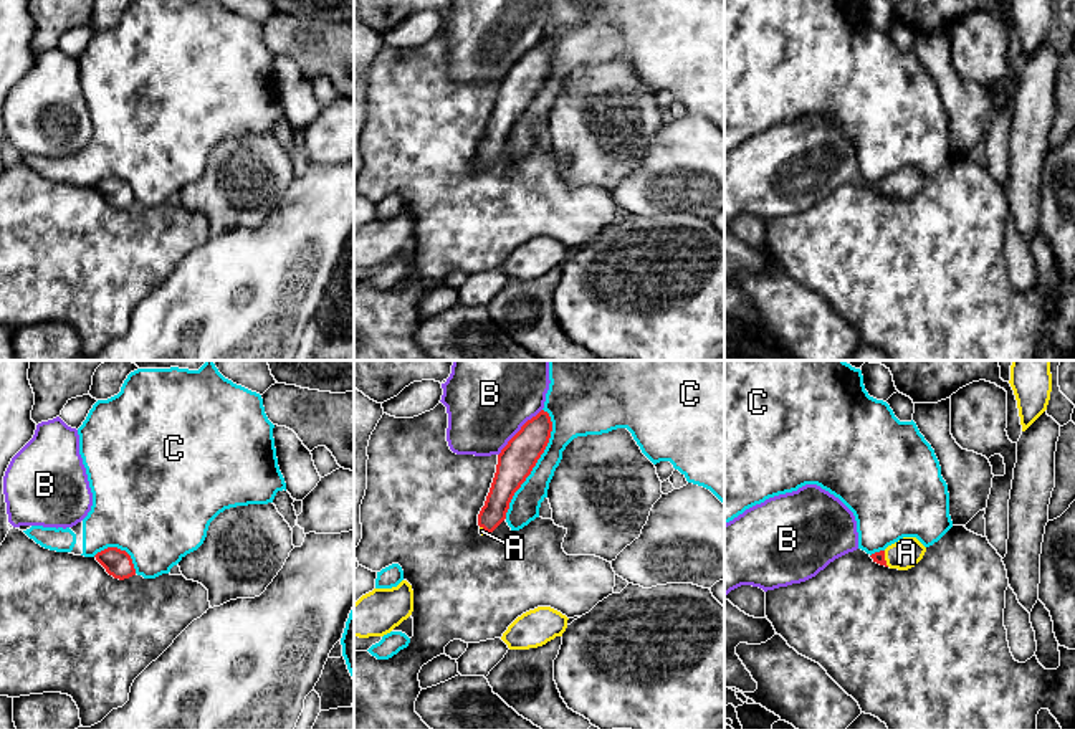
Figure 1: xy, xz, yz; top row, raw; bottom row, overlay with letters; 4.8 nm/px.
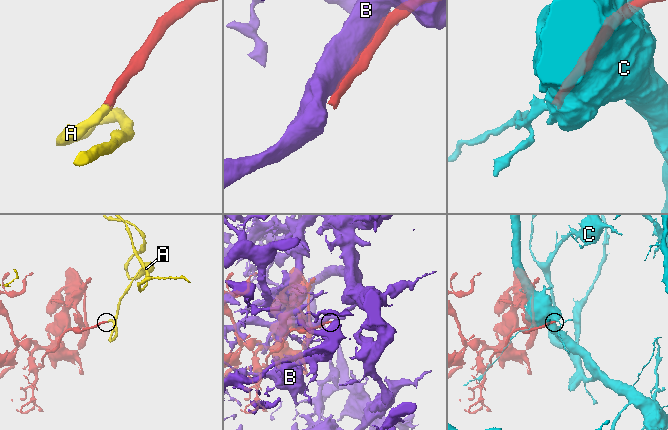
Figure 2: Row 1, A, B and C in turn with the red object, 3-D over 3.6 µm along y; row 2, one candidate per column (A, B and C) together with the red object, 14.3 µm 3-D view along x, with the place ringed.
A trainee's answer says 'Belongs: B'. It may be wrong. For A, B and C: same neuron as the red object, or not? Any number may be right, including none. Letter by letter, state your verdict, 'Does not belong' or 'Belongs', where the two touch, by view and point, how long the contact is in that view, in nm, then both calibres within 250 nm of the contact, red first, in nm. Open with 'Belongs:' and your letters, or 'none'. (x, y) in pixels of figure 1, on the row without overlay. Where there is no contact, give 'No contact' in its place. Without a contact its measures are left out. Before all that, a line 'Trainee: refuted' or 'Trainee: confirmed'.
Trainee: refuted
Belongs: A
A: Belongs. Touches red at yz (883, 189). Shared border 80 nm. Thickness 60 nm (red) against 150 nm
B: Does not belong. Touches red at xz (518, 61). Shared border 320 nm. Thickness 180 nm (red) against 380 nm
C: Does not belong. Touches red at xz (536, 91). Shared border 550 nm. Thickness 180 nm (red) against 160 nm

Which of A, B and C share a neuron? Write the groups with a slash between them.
A / B / C

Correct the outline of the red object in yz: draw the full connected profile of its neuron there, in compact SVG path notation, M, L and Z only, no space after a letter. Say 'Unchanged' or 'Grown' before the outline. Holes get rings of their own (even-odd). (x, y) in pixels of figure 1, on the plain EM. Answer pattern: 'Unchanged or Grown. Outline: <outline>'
Grown. Outline: M903 167L888 175L885 180L875 182L870 187L880 195L908 200L923 188L924 182L926 177L916 167Z

